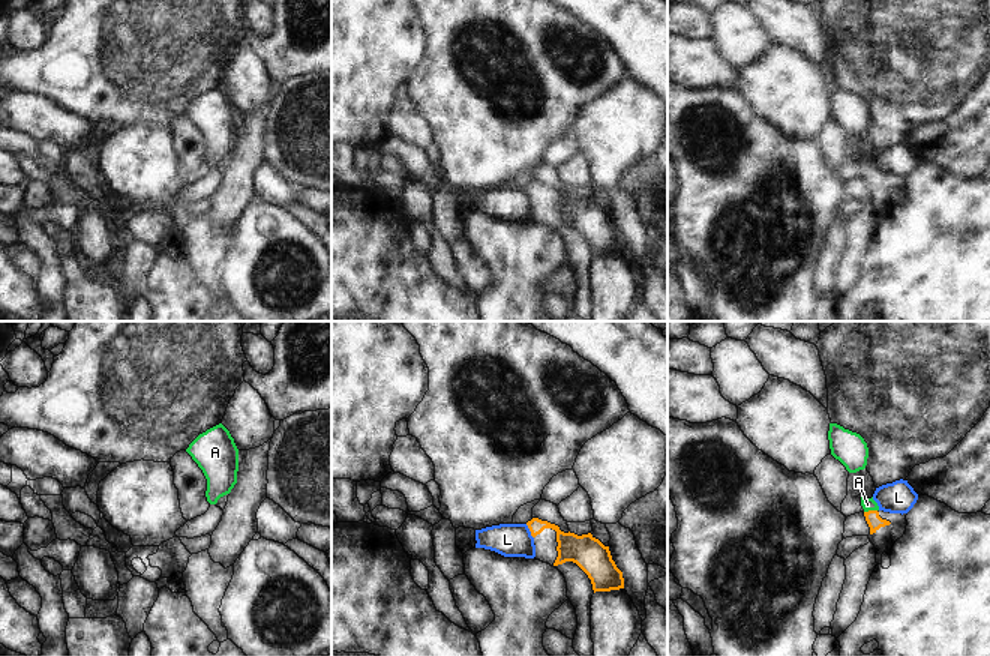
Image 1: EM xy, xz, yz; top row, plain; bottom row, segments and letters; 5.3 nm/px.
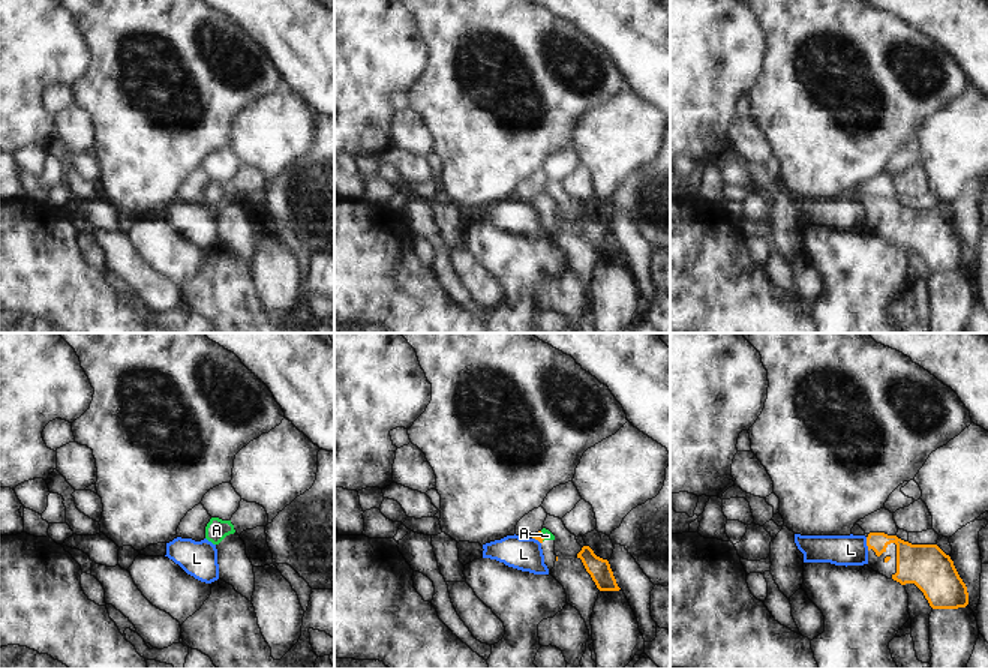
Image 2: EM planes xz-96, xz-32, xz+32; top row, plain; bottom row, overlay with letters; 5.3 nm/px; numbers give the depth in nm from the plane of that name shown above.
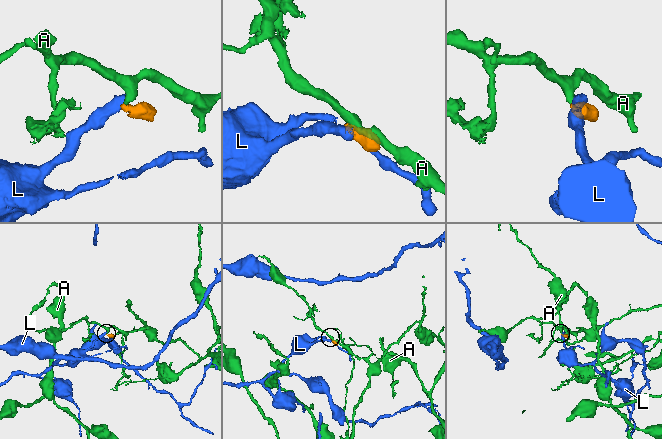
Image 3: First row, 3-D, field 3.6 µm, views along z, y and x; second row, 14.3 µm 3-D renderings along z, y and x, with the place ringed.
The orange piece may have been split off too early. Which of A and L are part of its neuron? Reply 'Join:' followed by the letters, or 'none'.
Join: A

